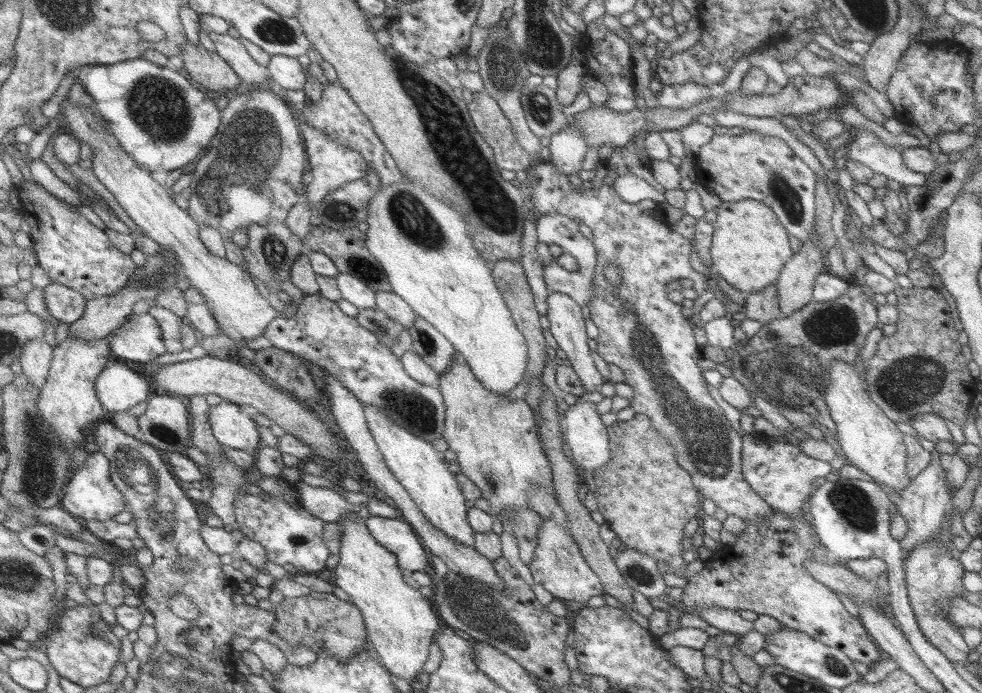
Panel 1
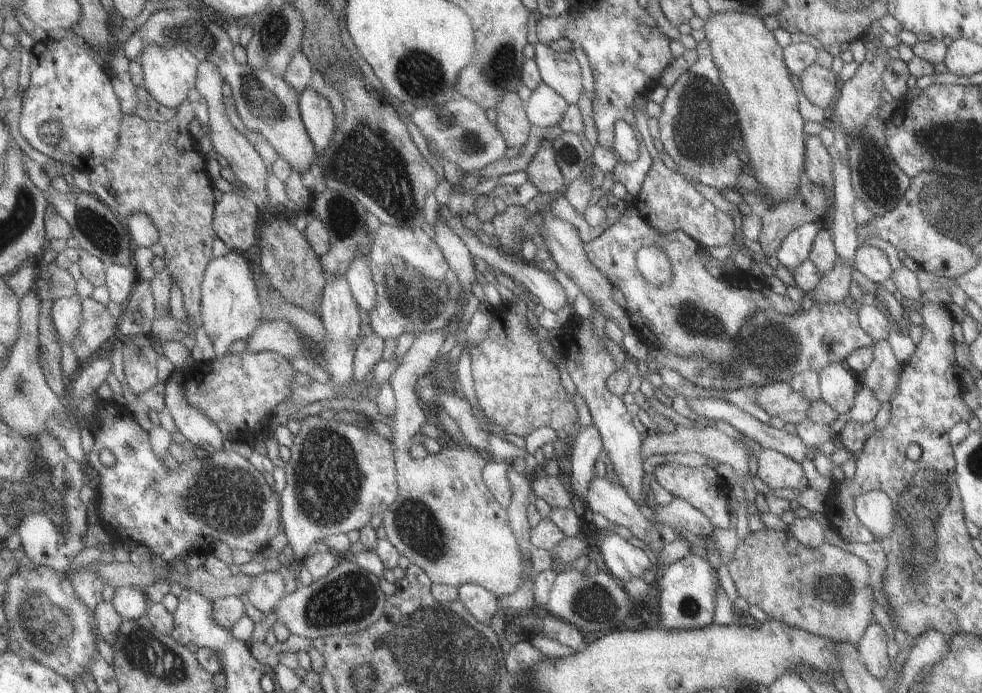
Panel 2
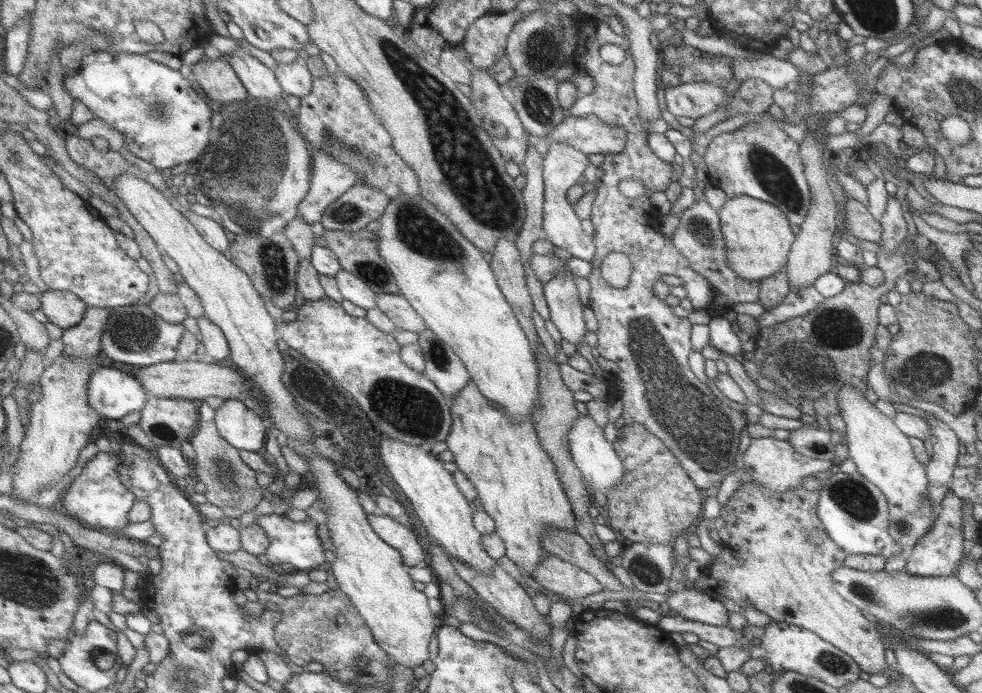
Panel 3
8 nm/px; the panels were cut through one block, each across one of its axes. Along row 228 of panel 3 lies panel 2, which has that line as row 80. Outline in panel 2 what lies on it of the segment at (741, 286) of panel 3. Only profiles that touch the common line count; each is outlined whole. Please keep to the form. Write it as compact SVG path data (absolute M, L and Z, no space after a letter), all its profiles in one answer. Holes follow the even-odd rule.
M699 53L694 64L666 89L666 97L660 106L661 112L656 117L657 136L664 152L677 166L677 172L687 181L695 180L717 191L729 191L737 186L737 176L741 174L737 153L741 151L739 128L731 101L709 54Z

